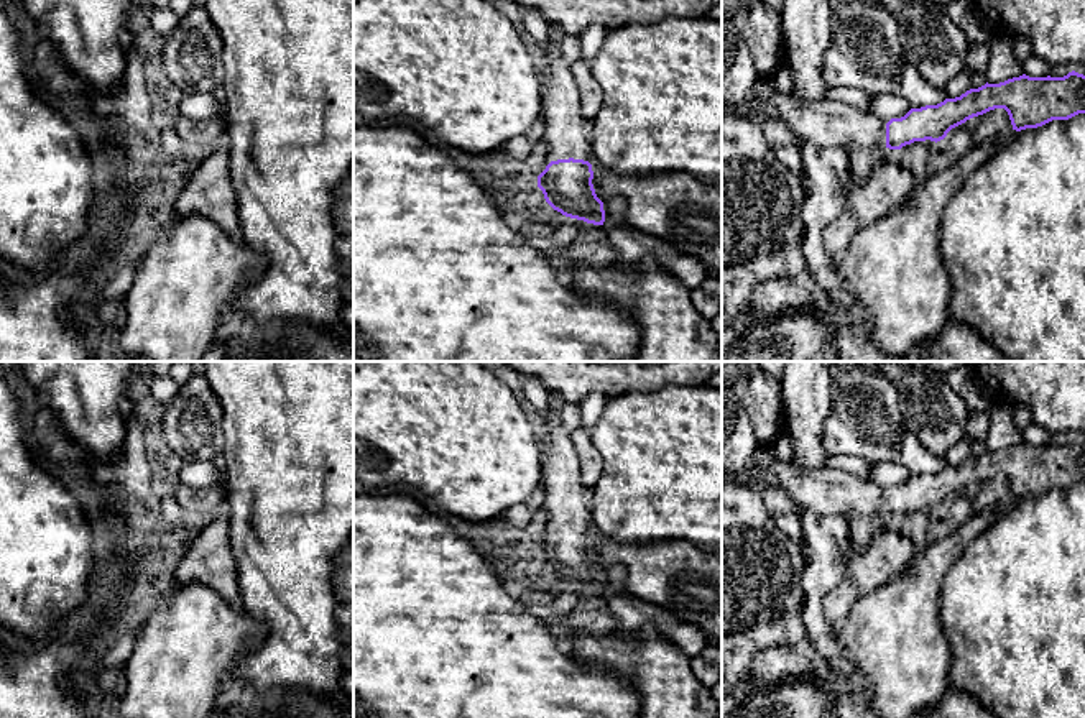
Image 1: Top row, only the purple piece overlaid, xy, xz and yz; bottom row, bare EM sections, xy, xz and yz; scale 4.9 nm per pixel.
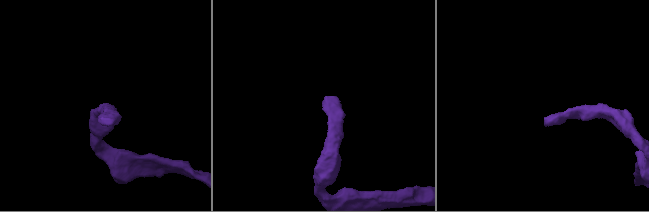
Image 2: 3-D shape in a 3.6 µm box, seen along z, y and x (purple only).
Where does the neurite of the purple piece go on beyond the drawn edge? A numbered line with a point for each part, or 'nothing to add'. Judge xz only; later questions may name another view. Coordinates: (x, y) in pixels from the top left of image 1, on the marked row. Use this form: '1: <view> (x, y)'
1: xz (567, 133)

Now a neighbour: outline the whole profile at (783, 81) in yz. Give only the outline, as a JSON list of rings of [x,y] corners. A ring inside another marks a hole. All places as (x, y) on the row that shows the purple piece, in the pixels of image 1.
[[[787,59],[781,66],[781,69],[774,74],[771,82],[773,82],[774,89],[776,89],[776,92],[781,92],[781,94],[792,92],[794,77],[792,77],[792,69],[791,69]]]

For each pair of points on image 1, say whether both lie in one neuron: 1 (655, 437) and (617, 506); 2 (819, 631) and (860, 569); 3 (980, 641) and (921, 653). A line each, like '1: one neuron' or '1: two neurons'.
1: one neuron
2: two neurons
3: two neurons

